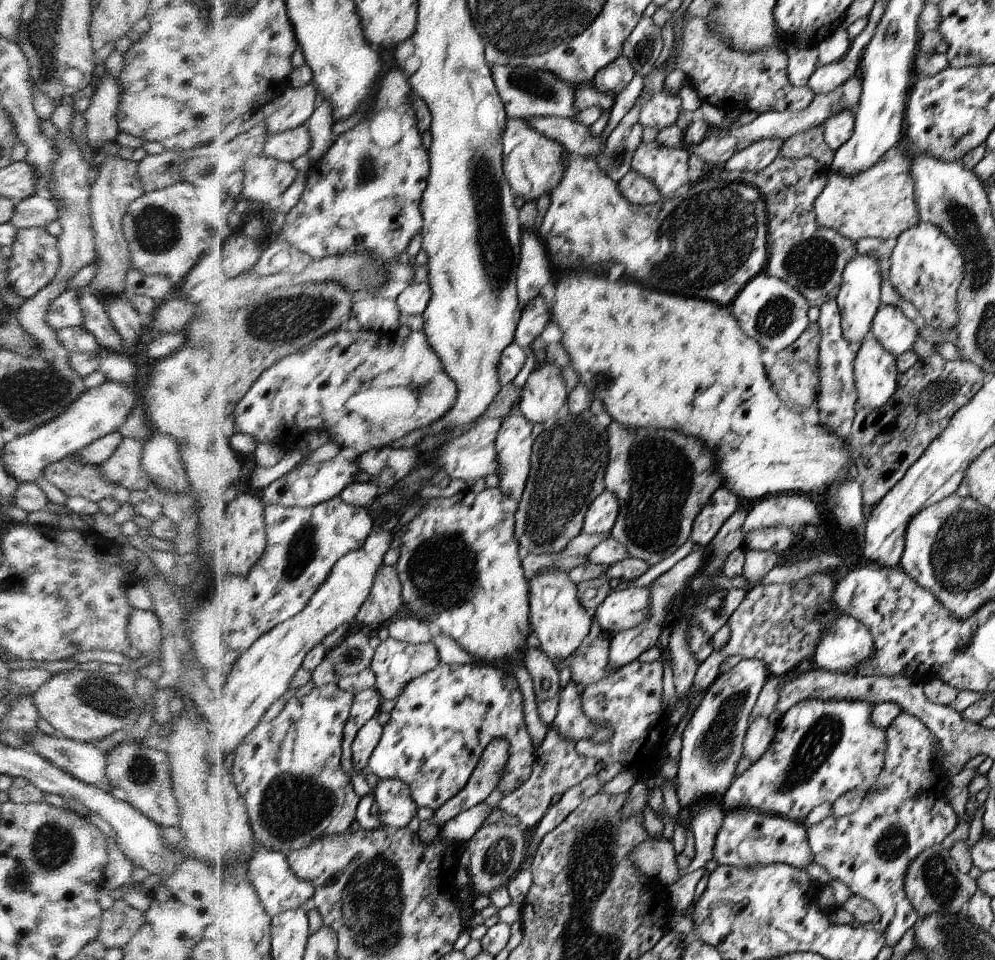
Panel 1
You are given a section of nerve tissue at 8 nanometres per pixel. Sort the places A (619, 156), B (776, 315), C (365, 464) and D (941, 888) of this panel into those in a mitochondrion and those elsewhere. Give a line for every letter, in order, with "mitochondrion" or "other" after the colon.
A: other
B: mitochondrion
C: other
D: mitochondrion

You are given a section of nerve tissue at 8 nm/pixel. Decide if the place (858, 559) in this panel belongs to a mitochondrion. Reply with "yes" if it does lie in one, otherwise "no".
no

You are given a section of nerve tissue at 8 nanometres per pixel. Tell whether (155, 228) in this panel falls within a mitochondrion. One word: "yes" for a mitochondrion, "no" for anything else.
yes

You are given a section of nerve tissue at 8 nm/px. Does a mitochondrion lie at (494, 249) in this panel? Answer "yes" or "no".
yes

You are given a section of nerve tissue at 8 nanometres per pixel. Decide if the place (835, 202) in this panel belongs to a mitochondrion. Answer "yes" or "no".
no

